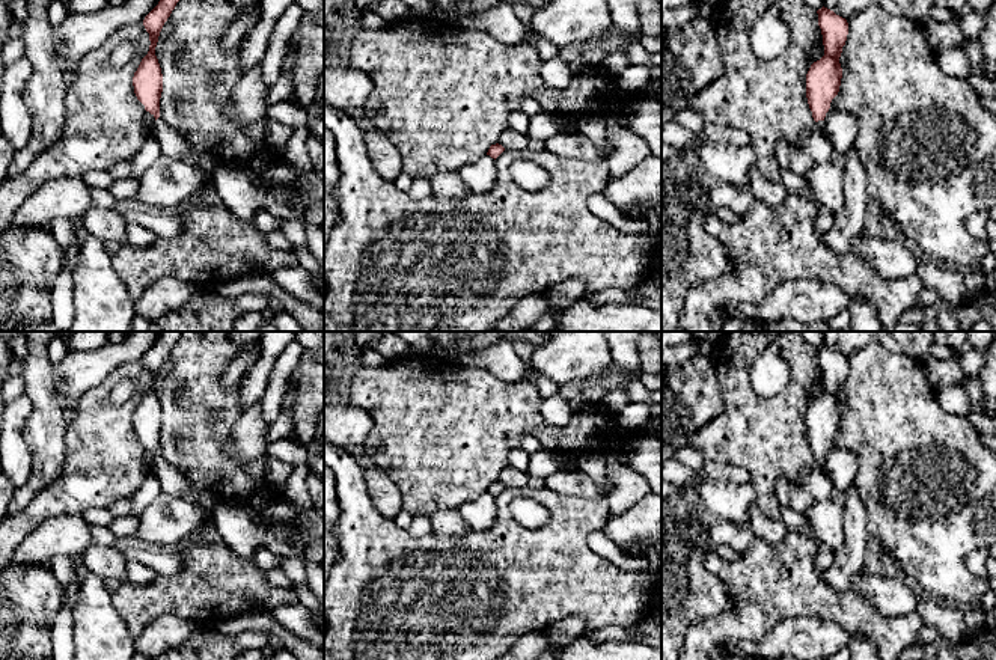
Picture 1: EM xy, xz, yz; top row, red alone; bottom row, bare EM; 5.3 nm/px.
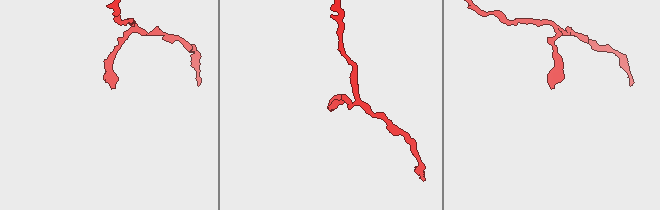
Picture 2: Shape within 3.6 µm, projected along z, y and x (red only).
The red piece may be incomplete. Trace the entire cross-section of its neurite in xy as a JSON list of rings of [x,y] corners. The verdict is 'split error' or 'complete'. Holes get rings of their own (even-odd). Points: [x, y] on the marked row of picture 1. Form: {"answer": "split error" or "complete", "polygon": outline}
{"answer": "split error", "polygon": [[[160,0],[158,5],[145,17],[143,26],[149,33],[149,51],[142,59],[133,77],[134,93],[145,105],[145,130],[148,137],[154,136],[154,124],[160,118],[160,98],[163,92],[163,74],[155,56],[160,32],[179,0]]]}

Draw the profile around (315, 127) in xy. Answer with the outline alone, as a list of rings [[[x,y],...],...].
[[[315,99],[310,105],[306,107],[306,112],[309,113],[309,133],[318,137],[324,146],[324,119],[319,115],[319,108],[316,107]]]

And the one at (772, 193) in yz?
[[[758,169],[750,172],[749,187],[755,200],[764,202],[768,206],[782,203],[790,194],[784,184],[768,181]]]

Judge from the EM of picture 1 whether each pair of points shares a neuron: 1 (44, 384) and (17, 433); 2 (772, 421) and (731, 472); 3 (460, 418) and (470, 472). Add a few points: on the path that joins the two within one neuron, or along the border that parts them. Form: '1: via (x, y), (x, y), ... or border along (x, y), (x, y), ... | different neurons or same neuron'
1: border along (24, 395), (32, 406), (24, 425), (26, 440) | different neurons
2: border along (707, 458), (742, 466), (751, 482) | different neurons
3: via (460, 431), (460, 458) | same neuron

